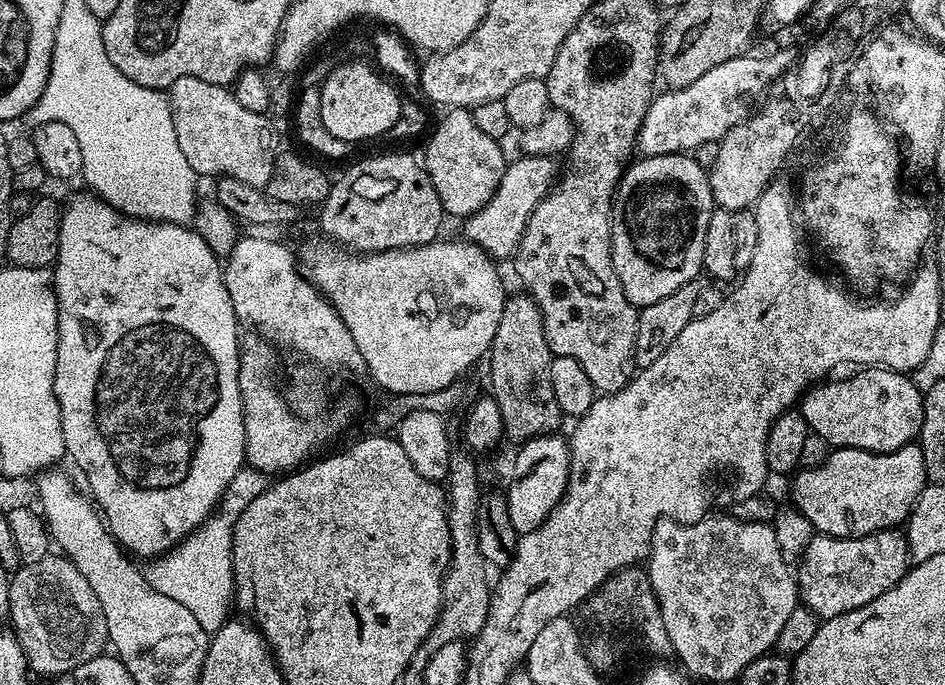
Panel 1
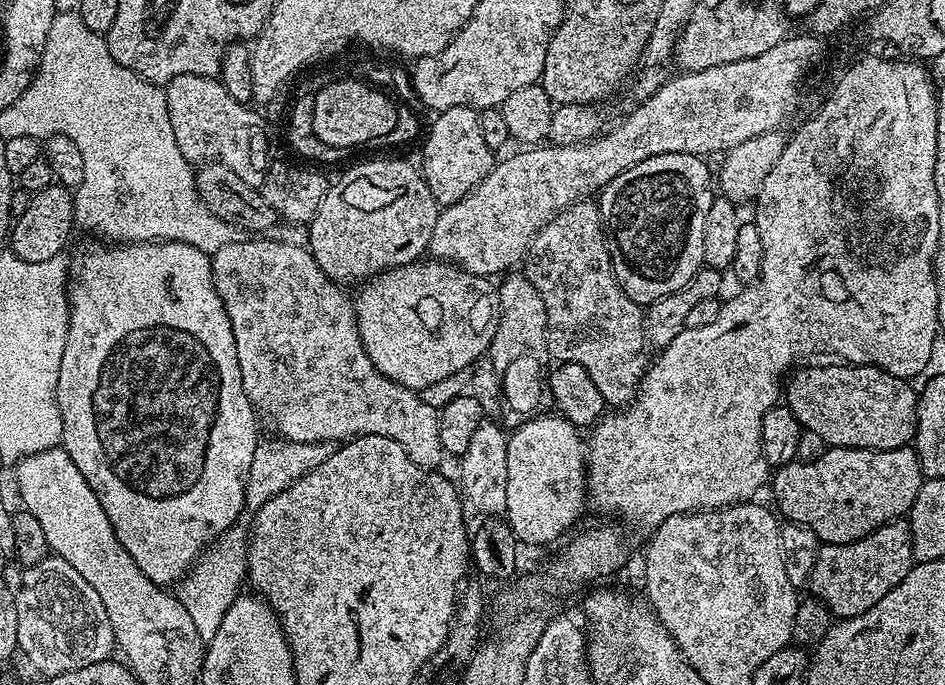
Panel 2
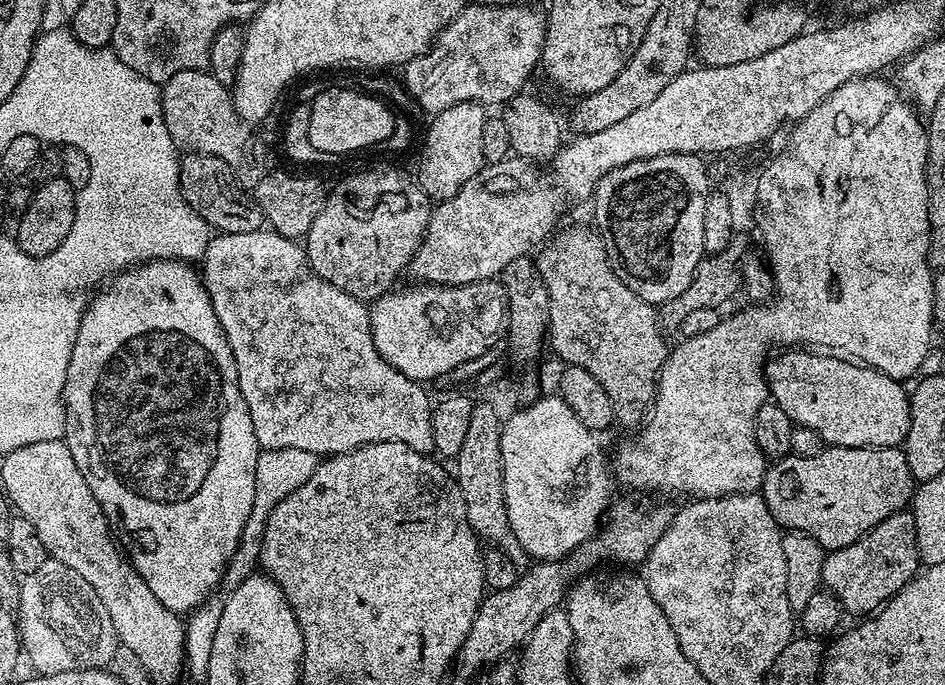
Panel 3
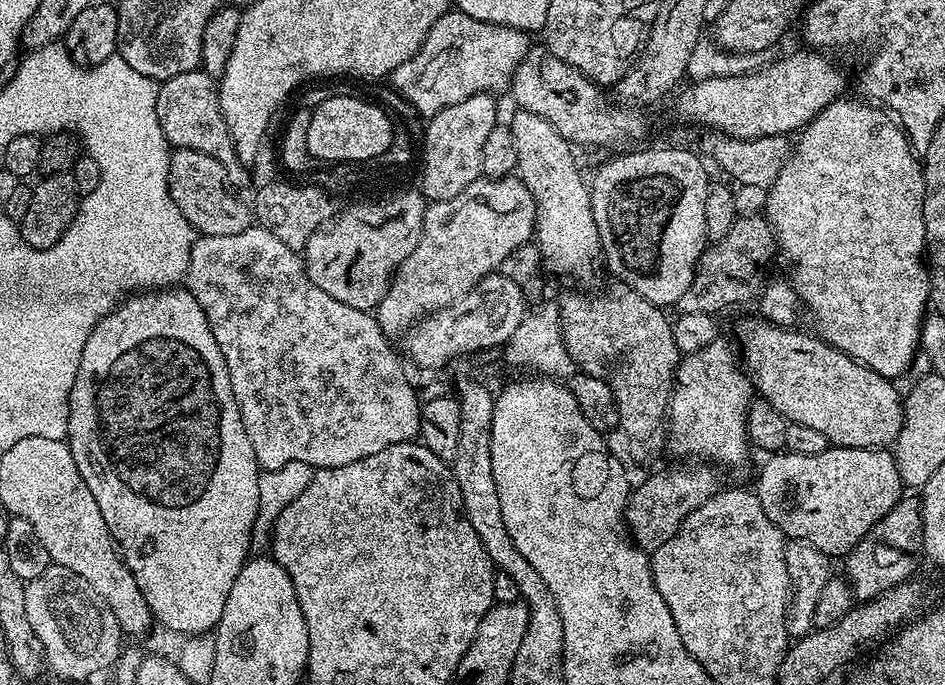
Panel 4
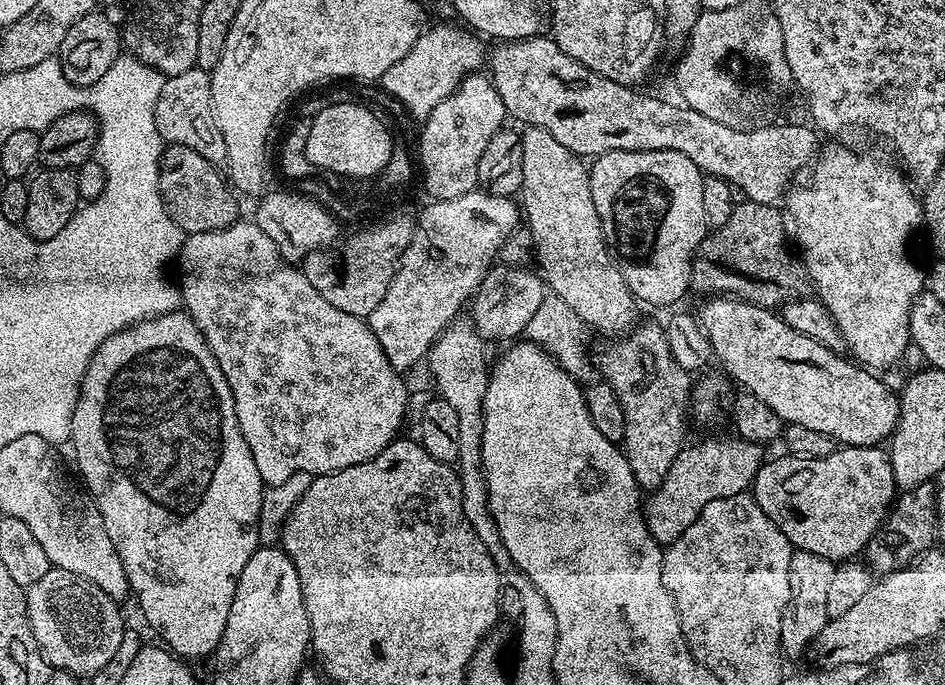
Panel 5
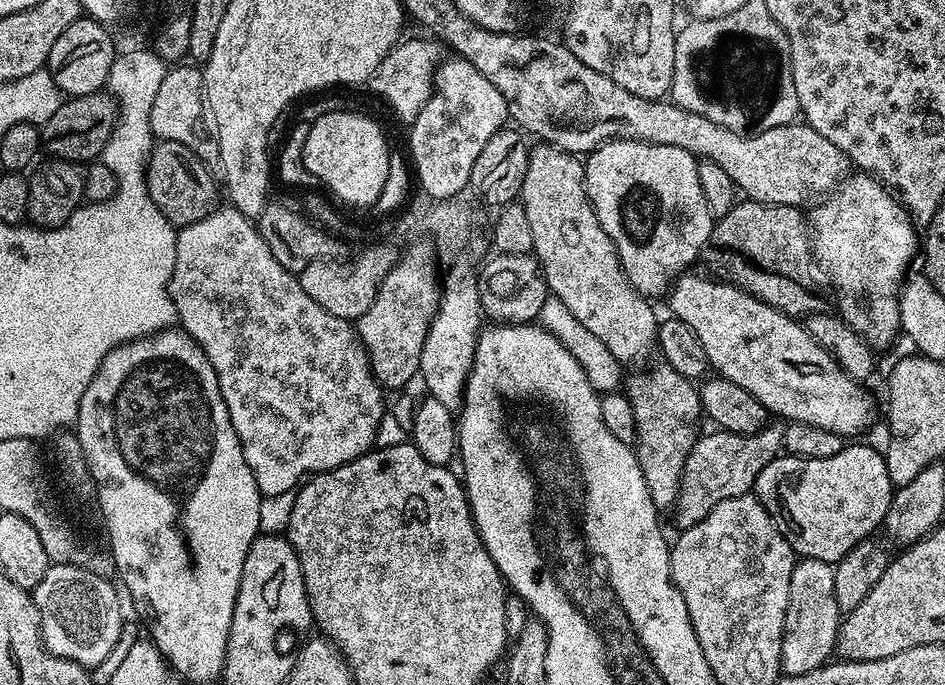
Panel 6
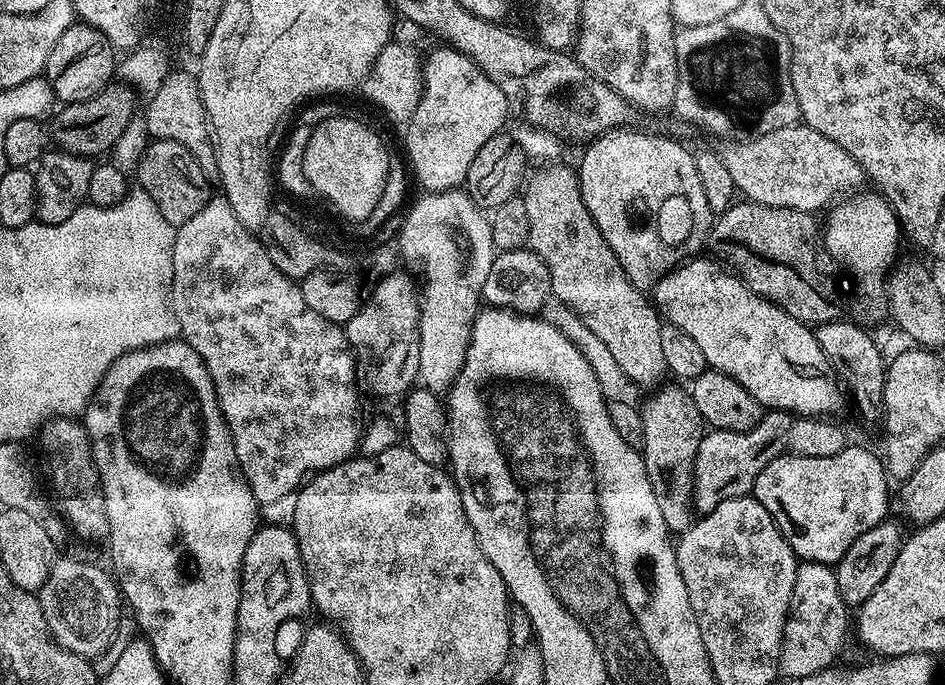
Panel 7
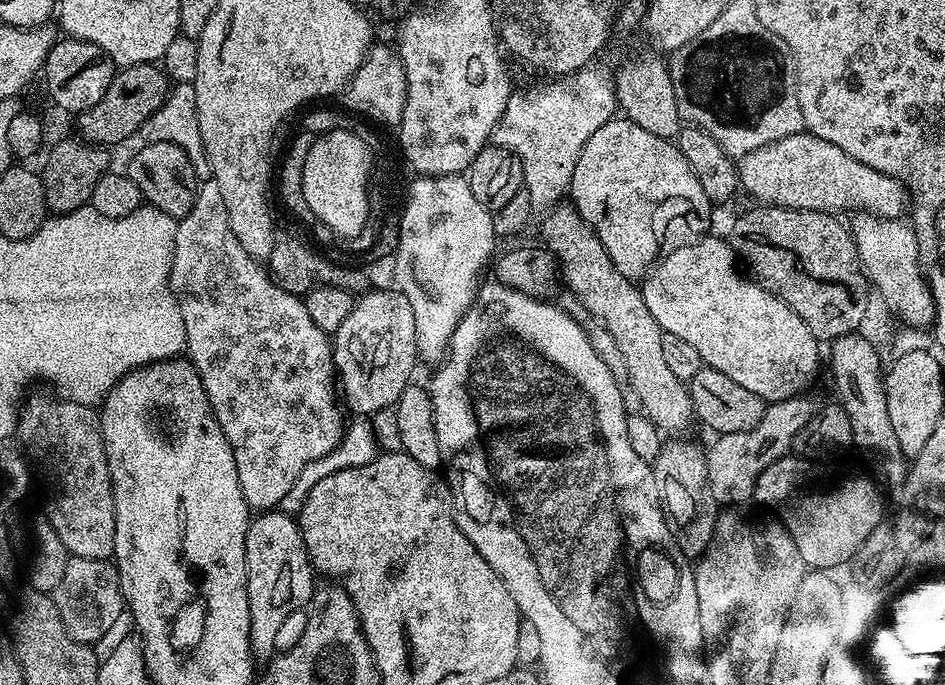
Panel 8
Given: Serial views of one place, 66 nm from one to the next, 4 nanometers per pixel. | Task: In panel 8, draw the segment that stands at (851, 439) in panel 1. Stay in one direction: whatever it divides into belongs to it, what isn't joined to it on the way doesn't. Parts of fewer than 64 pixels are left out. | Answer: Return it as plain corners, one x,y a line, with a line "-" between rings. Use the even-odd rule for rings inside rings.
705,234
691,242
681,243
681,248
673,252
665,251
652,265
648,275
643,277
640,293
654,322
658,322
662,331
683,338
689,346
697,348
707,367
726,374
726,378
734,378
734,382
758,394
758,398
765,402
807,393
820,372
821,348
816,337
810,334
808,323
798,318
786,302
770,294
739,267
736,269
738,260
731,244
727,239
720,237
719,240
712,235

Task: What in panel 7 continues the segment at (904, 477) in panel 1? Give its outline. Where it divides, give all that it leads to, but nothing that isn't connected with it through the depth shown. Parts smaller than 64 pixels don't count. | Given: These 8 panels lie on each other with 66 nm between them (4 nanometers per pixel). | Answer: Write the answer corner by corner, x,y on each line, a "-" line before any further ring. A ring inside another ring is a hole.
845,446
830,458
806,458
785,454
774,458
758,482
754,482
751,495
774,518
780,533
801,561
834,566
874,526
889,515
888,484
890,477
886,464
868,448

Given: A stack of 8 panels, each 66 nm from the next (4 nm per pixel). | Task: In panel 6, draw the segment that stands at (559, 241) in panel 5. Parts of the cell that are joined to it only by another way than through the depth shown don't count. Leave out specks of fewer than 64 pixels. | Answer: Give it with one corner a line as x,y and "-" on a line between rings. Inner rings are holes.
540,142
537,145
537,148
533,147
529,151
526,178
520,187
518,200
526,210
526,219
530,222
530,231
534,234
532,252
536,259
540,261
540,269
544,272
544,280
548,283
548,291
567,306
570,314
574,314
574,318
578,318
578,322
582,322
582,326
586,326
586,330
590,330
590,334
595,334
606,345
606,350
610,350
610,354
614,354
614,358
620,365
640,364
657,347
656,330
658,327
658,315
656,316
655,310
648,305
651,304
649,297
644,296
638,290
634,290
634,286
626,278
626,274
620,265
614,242
610,242
610,234
606,234
606,230
602,230
602,226
598,222
598,214
594,214
594,206
590,202
588,191
584,185
584,166
581,157
571,152
564,152
561,148
557,148
547,142

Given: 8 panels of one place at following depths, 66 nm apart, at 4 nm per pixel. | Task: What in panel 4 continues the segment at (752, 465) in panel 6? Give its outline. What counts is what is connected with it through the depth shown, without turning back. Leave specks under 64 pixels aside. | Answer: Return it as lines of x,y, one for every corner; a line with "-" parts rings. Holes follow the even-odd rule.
680,462
677,468
668,468
649,480
631,489
628,497
628,509
624,511
624,523
634,543
646,553
653,553
658,546
670,542
682,526
682,522
702,502
710,499
714,493
721,491
722,483
715,476
711,467
700,462

